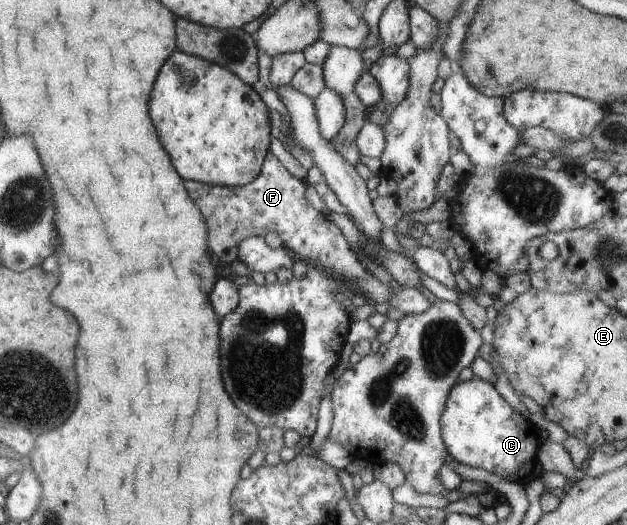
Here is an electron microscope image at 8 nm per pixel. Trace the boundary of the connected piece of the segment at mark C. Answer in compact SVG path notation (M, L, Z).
M481 379L458 382L452 388L440 425L444 445L453 460L483 468L502 480L518 475L526 464L536 462L542 444L540 425L514 412L494 384Z

